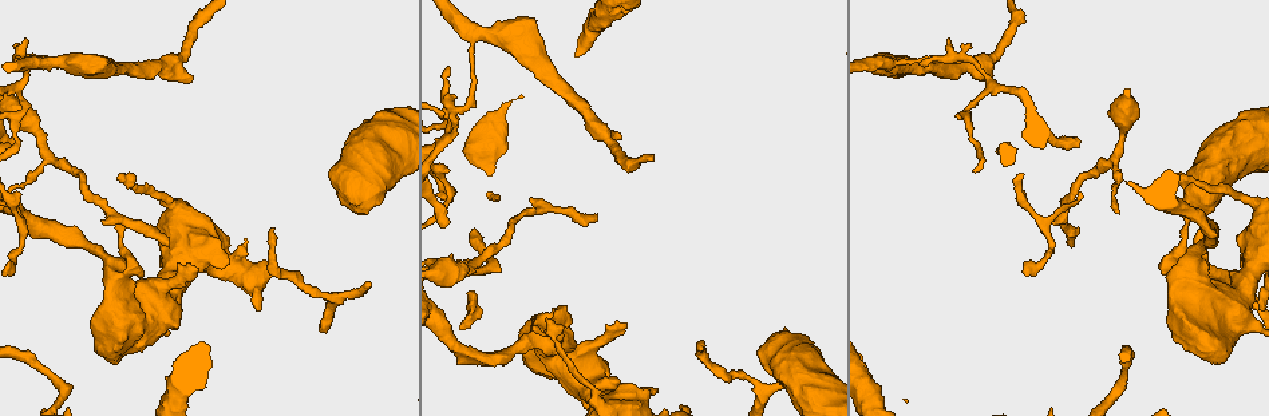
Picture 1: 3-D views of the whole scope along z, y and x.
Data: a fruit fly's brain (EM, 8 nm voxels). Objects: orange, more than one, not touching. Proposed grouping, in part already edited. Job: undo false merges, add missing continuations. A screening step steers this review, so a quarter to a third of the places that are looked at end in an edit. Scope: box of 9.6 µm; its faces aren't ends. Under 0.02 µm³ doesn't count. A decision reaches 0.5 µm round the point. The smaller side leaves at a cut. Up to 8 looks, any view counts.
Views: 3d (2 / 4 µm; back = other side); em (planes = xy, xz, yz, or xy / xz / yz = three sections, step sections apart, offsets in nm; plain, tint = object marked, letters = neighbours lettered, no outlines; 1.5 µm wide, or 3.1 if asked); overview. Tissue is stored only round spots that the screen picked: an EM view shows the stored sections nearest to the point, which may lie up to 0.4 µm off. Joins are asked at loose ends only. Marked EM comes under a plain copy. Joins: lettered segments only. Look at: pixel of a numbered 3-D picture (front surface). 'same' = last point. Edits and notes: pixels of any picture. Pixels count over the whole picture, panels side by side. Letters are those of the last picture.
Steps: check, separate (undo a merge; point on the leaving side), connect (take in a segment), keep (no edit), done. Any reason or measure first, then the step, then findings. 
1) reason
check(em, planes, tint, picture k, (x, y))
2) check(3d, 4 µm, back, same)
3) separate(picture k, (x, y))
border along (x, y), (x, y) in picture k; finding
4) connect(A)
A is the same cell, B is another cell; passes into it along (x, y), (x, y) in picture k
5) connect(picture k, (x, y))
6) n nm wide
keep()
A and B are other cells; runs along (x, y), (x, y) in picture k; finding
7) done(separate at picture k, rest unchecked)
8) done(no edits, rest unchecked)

check(em, yz, step 4, tint, picture 1, (457, 108))

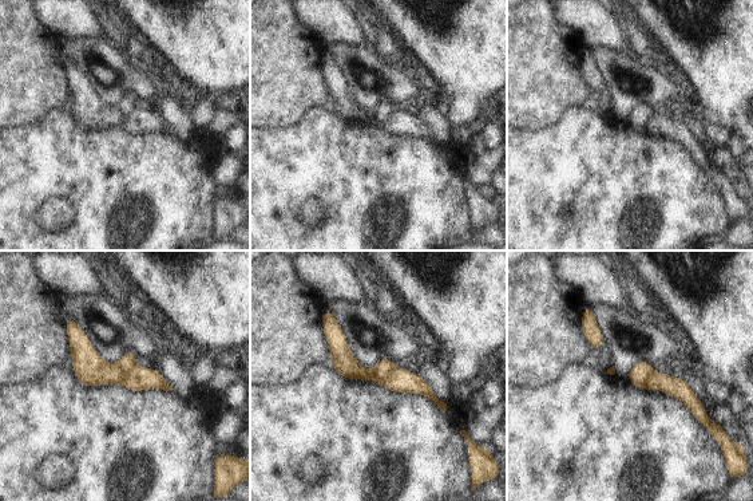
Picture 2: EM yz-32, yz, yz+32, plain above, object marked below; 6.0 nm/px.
check(em, planes, tint, same)

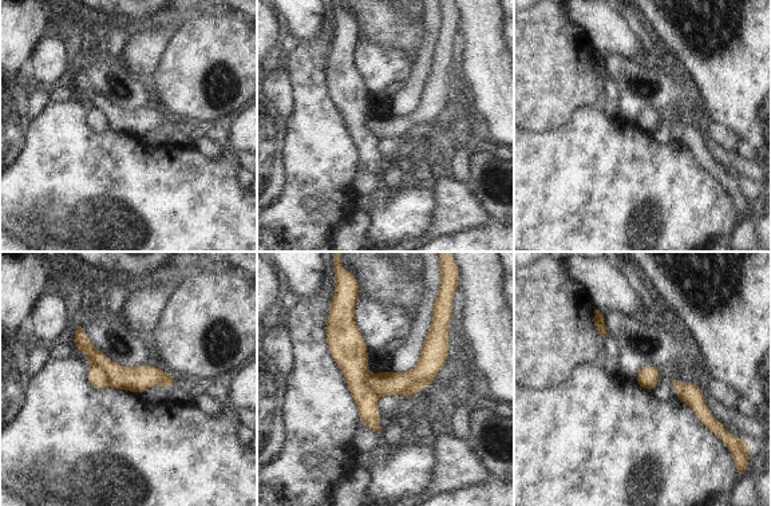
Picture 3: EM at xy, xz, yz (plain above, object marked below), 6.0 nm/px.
see the neighbours
check(em, planes, letters, same)

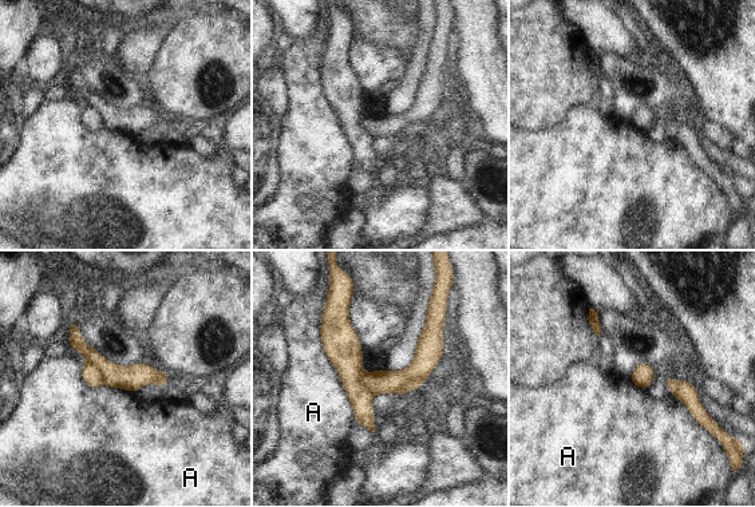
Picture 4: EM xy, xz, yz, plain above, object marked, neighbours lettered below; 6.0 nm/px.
separate(picture 4, (133, 377))
A is another cell; a second neuron is stuck on

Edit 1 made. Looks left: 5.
check(3d, 4 µm, picture 1, (117, 178))

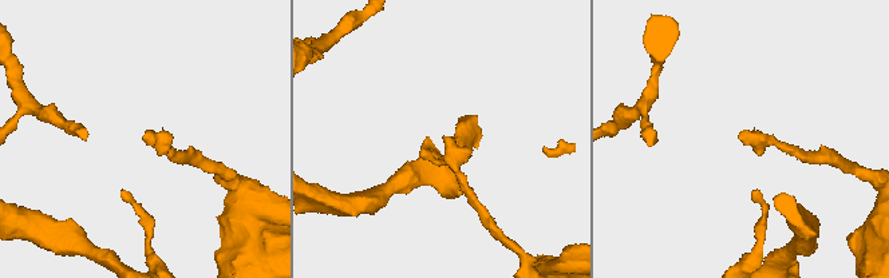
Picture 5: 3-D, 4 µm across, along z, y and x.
check(em, planes, letters, picture 5, (444, 138))

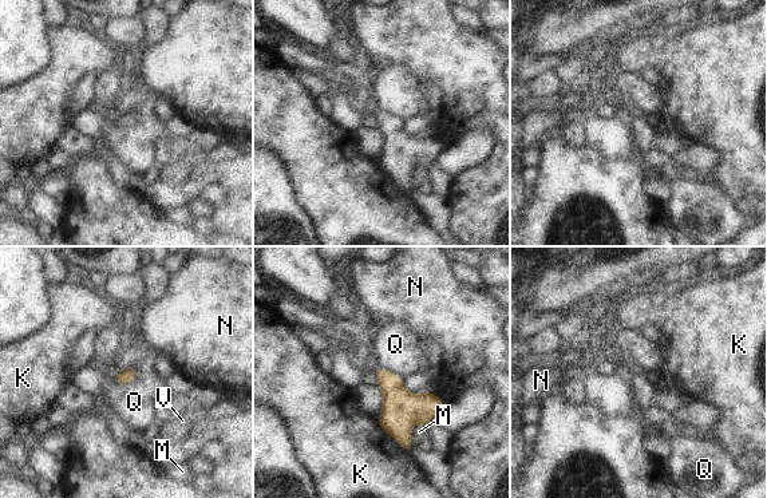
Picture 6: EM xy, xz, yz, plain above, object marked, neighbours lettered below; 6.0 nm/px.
keep()
K, M, N, Q and V are other cells; no lettered segment goes on from it

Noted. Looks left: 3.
done(separate at picture 4, rest unchecked)

